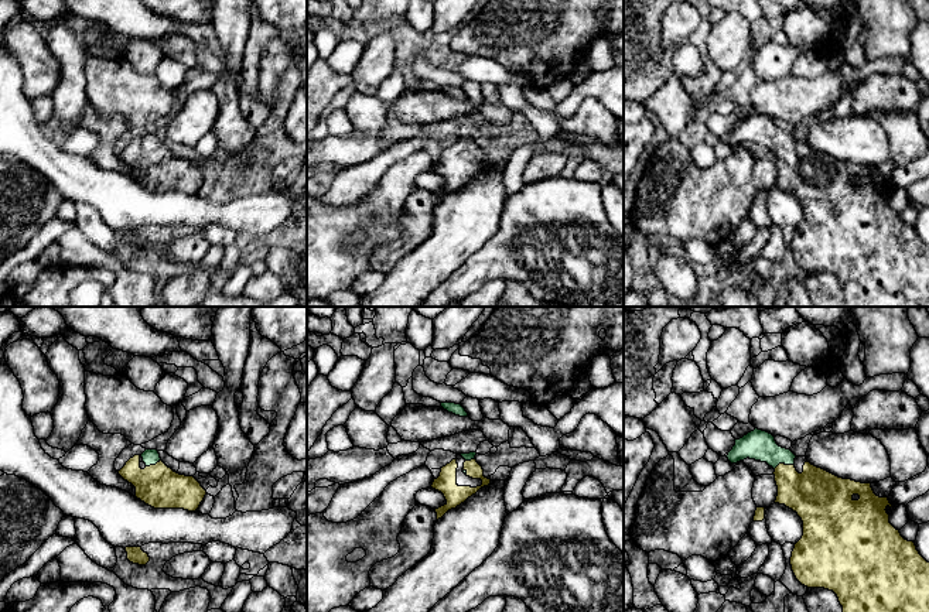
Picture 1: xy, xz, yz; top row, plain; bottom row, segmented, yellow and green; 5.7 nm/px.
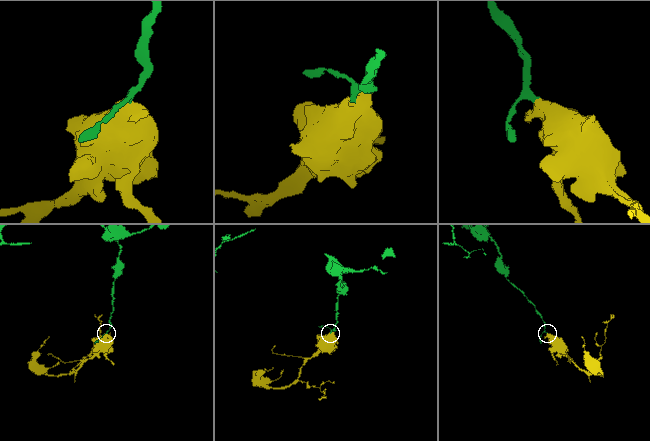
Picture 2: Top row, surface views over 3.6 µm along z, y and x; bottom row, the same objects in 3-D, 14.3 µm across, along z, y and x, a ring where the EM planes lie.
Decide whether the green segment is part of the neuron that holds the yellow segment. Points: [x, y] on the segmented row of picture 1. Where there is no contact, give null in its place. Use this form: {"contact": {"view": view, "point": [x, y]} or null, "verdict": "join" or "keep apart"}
{"contact": {"view": "yz", "point": [784, 464]}, "verdict": "join"}

